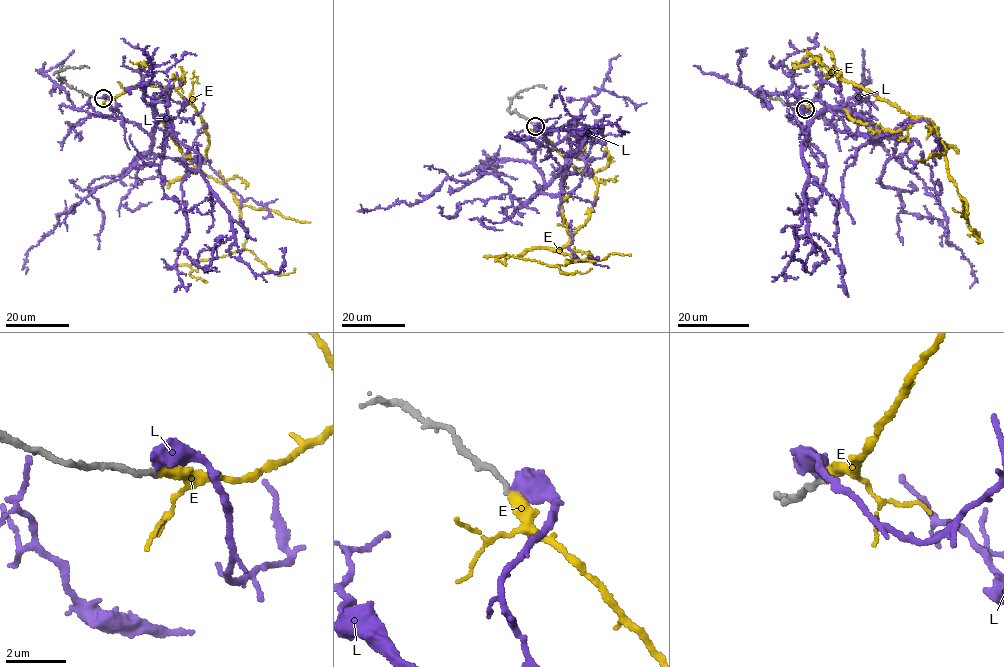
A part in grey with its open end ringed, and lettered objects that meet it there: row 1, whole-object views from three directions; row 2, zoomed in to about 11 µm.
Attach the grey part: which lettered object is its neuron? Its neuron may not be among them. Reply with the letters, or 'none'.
E

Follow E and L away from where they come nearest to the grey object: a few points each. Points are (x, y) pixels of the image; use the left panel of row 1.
E: (103, 98), (171, 85), (203, 121), (197, 167), (234, 194), (247, 237), (192, 262), (203, 280)
L: (103, 97), (146, 132), (160, 117), (198, 155), (239, 257), (256, 274), (283, 266), (279, 249)

